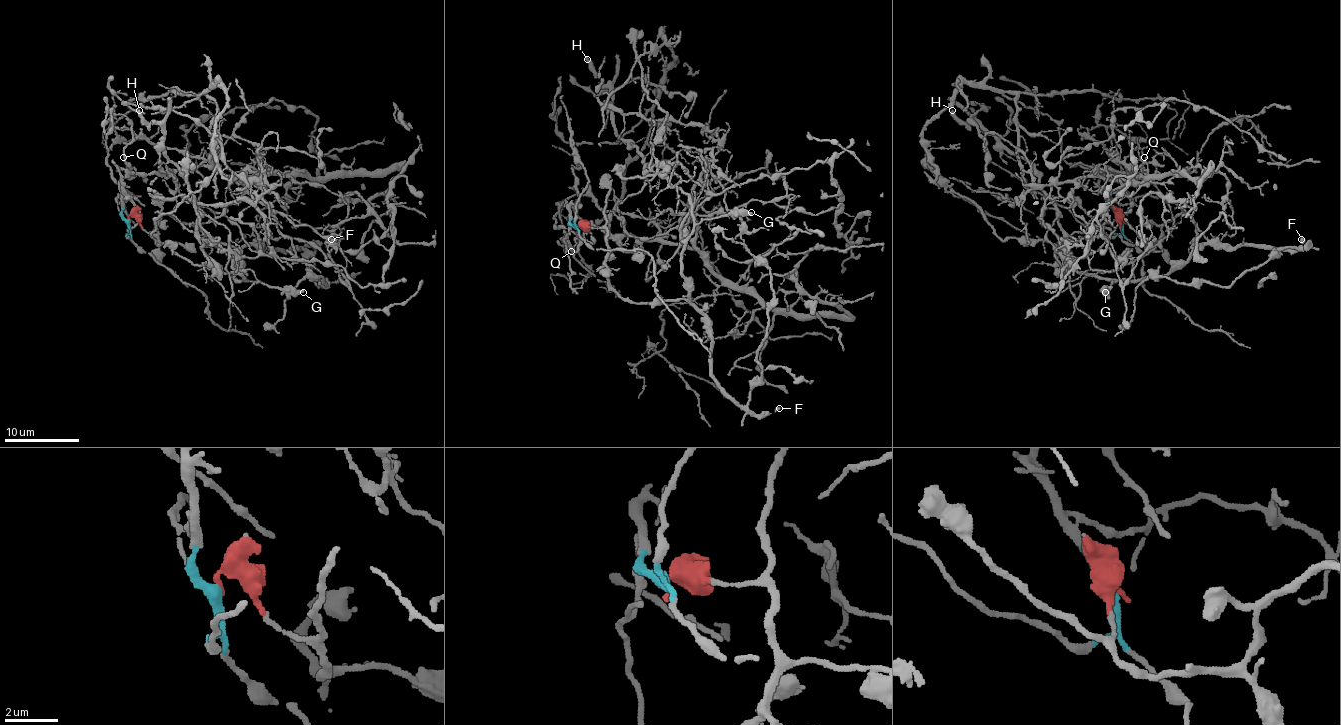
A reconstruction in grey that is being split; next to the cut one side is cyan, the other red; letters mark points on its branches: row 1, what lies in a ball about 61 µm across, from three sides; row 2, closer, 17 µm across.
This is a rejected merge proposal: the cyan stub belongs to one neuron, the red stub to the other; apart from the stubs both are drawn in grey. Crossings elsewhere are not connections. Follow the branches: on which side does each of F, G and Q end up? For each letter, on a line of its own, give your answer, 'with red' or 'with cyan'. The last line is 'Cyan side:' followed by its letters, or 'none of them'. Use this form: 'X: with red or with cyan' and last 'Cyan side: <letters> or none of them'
F: with red
G: with red
Q: with cyan
Cyan side: Q

